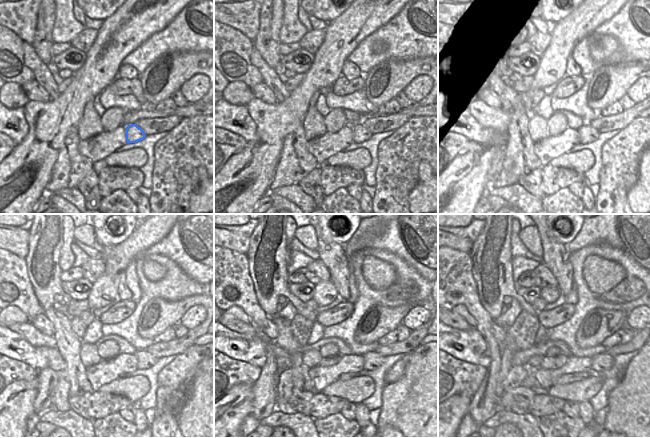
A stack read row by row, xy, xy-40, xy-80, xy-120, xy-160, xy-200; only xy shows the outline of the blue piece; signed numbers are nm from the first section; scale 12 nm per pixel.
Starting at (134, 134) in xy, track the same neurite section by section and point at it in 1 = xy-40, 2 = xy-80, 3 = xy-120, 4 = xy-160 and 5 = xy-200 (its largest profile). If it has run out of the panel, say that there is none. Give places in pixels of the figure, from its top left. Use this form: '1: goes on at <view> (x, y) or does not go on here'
1: goes on at xy-40 (360, 133)
2: goes on at xy-80 (587, 134)
3: goes on at xy-120 (146, 360)
4: goes on at xy-160 (373, 360)
5: goes on at xy-200 (601, 362)

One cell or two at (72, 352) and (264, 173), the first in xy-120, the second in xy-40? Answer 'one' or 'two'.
two

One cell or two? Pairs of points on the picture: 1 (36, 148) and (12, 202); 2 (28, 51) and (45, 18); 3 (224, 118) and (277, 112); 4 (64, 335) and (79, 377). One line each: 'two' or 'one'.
1: one
2: two
3: two
4: one

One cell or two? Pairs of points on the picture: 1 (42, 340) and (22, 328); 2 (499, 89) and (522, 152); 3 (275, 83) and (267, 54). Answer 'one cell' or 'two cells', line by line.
1: one cell
2: one cell
3: two cells

